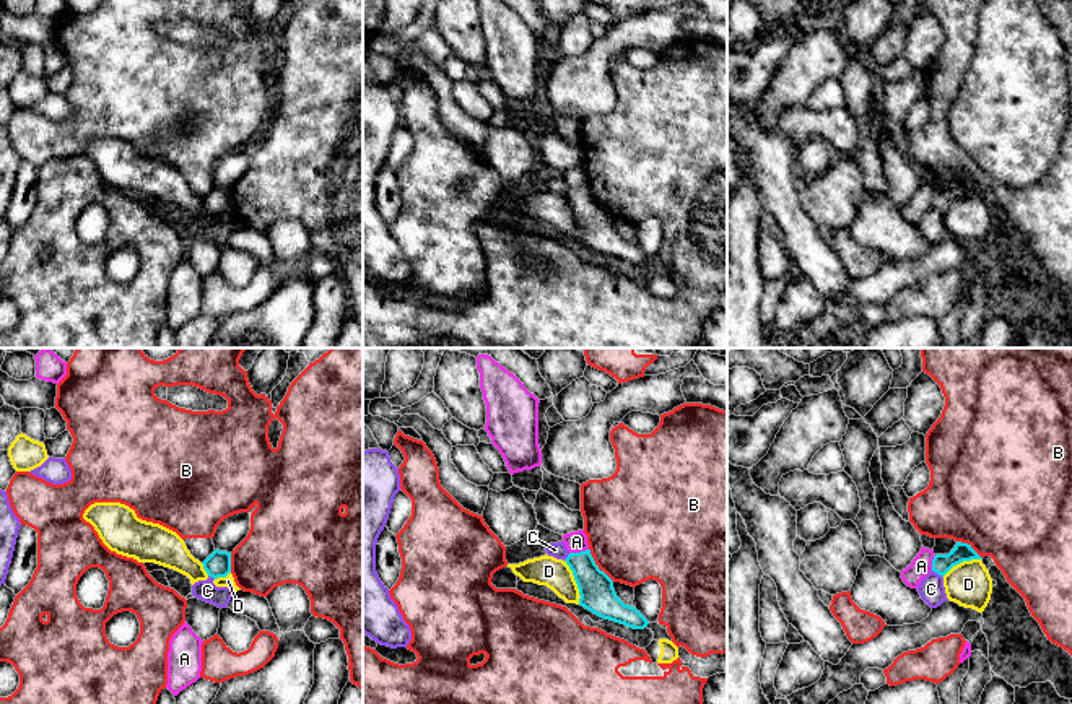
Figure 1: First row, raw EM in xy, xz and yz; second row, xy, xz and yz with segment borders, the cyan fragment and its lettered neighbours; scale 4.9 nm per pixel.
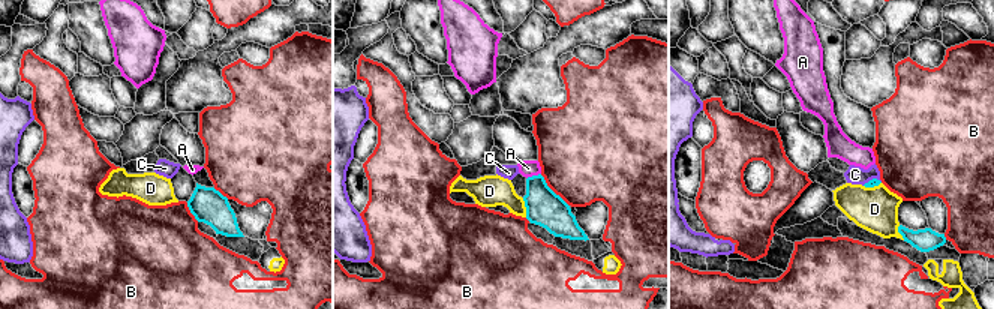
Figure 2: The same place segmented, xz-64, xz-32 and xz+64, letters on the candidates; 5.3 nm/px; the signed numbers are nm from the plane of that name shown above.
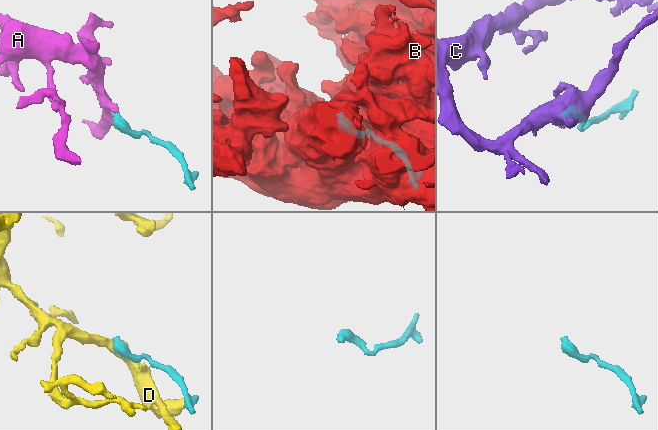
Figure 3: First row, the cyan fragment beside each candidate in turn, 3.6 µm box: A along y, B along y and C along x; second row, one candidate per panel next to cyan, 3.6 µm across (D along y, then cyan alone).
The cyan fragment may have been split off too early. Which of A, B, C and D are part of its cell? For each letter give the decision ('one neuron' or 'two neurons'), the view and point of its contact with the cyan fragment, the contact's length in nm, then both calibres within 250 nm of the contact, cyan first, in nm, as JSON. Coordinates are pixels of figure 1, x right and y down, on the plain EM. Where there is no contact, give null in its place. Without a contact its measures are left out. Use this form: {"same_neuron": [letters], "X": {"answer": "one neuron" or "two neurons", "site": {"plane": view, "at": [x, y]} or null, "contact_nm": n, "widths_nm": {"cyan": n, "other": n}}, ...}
{"same_neuron": ["A"], "A": {"answer": "one neuron", "site": {"plane": "xz", "at": [578, 189]}, "contact_nm": 100, "widths_nm": {"cyan": 170, "other": 110}}, "B": {"answer": "two neurons", "site": {"plane": "xz", "at": [597, 202]}, "contact_nm": 200, "widths_nm": {"cyan": 170, "other": 480}}, "C": {"answer": "two neurons", "site": {"plane": "yz", "at": [937, 208]}, "contact_nm": 70, "widths_nm": {"cyan": 100, "other": 130}}, "D": {"answer": "two neurons", "site": {"plane": "xz", "at": [576, 218]}, "contact_nm": 240, "widths_nm": {"cyan": 170, "other": 150}}}

